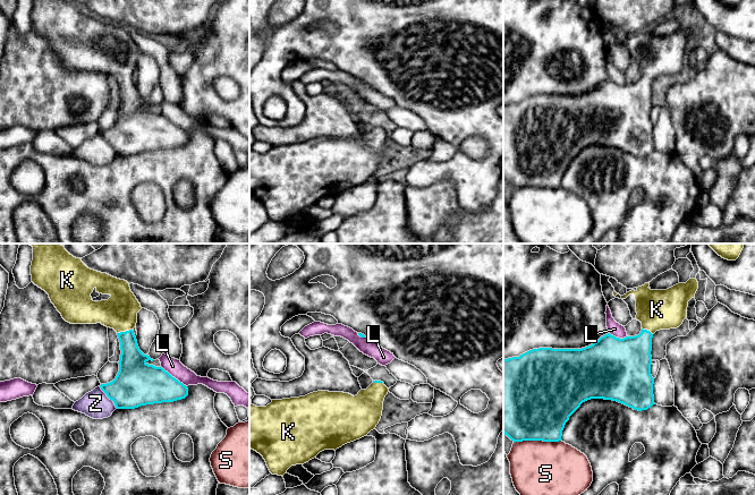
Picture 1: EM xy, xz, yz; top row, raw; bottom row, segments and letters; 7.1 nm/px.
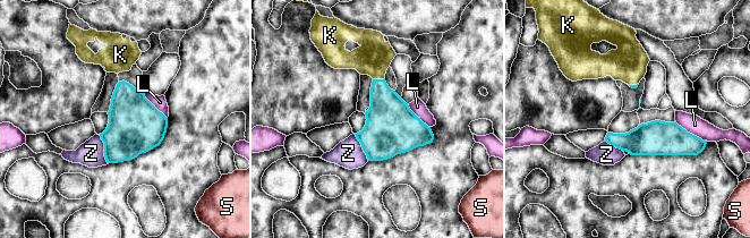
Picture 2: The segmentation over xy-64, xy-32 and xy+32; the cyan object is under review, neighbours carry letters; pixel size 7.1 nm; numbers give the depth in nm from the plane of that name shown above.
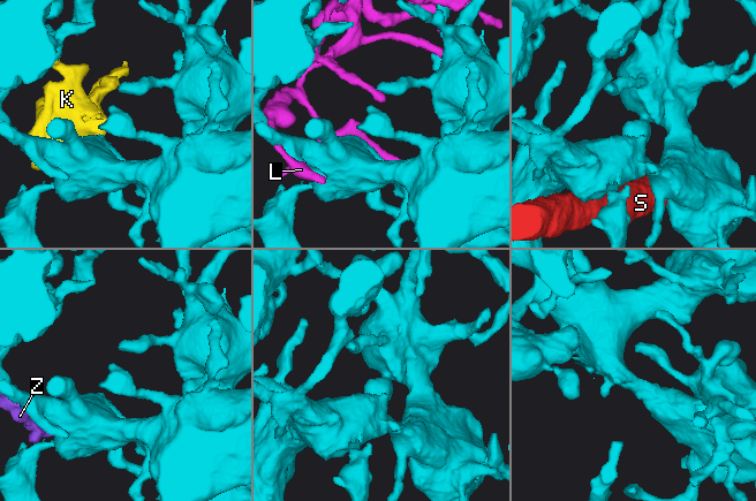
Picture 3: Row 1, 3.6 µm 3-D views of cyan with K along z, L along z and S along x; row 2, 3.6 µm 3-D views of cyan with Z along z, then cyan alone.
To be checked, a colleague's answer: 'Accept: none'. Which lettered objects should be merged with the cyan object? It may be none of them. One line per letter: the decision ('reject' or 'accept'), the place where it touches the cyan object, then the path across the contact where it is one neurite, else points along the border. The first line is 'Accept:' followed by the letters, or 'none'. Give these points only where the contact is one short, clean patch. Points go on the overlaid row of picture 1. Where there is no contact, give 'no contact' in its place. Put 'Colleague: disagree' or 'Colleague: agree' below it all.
Accept: K
K: accept; meets cyan in xy at (124, 332); runs through xy (133, 366), (128, 341), (124, 332), (122, 317), (119, 312)
L: reject; meets cyan in xy at (174, 377)
S: reject; meets cyan in yz at (536, 440)
Z: reject; meets cyan in xy at (109, 398)
Colleague: disagree

